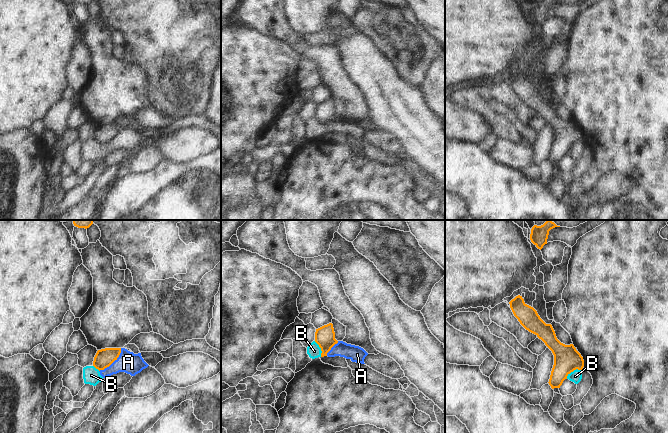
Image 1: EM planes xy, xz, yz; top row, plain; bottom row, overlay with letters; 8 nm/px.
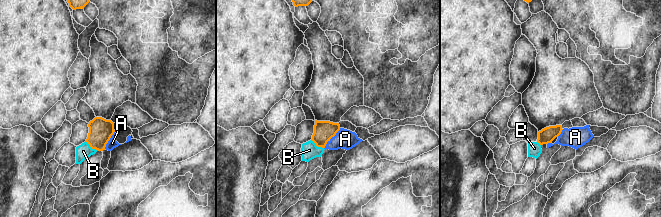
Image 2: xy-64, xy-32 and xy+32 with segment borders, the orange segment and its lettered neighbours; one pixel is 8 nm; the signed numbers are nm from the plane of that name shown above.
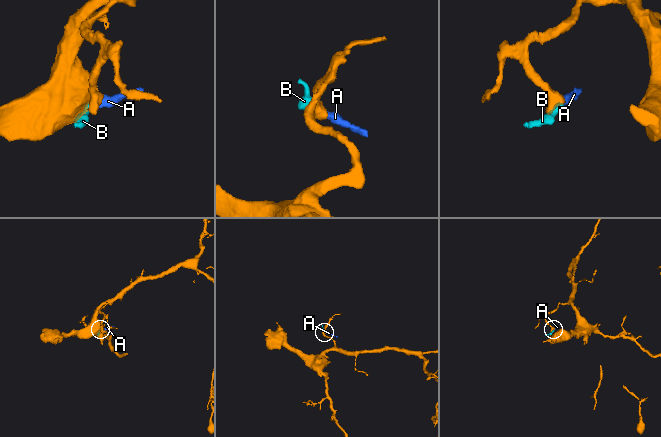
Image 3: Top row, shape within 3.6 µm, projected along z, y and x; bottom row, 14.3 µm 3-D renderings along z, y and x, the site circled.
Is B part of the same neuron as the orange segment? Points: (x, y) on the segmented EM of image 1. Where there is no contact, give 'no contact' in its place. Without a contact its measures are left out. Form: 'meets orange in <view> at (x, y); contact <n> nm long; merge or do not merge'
meets orange in yz at (573, 370); contact 150 nm long; do not merge

